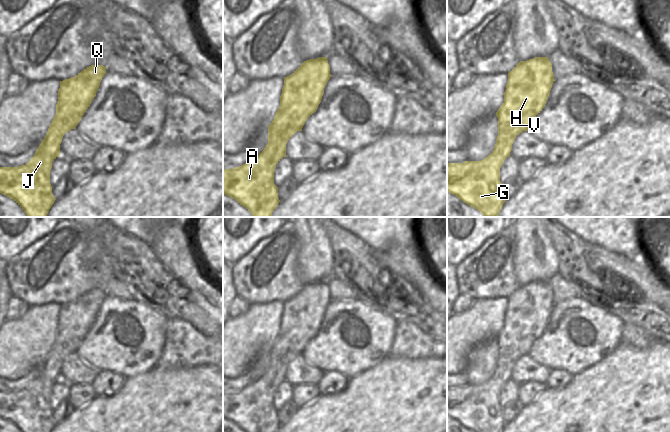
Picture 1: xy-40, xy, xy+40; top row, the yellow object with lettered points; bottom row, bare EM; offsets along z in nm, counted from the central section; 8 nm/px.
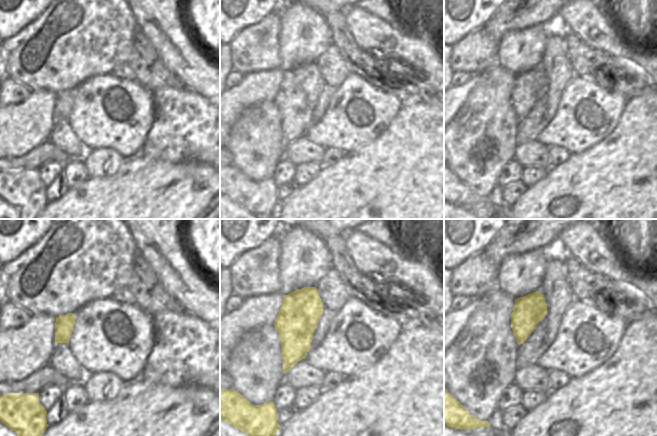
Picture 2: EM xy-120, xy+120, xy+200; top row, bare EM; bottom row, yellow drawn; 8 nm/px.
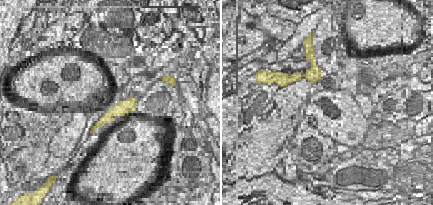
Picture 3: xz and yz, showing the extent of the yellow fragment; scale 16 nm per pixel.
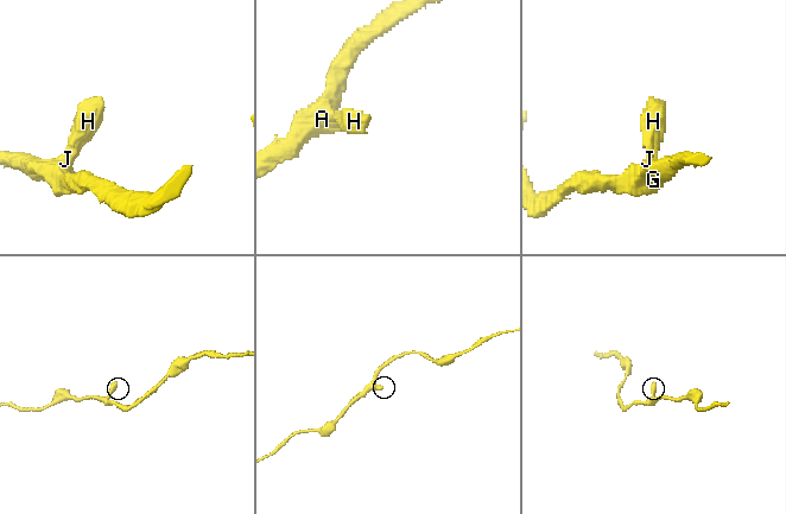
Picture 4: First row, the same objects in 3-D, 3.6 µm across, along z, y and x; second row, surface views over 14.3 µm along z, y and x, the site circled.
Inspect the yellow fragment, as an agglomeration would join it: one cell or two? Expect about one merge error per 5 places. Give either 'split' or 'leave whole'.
leave whole

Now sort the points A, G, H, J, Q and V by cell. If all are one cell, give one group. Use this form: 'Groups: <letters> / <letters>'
Groups: A G H J Q V.

